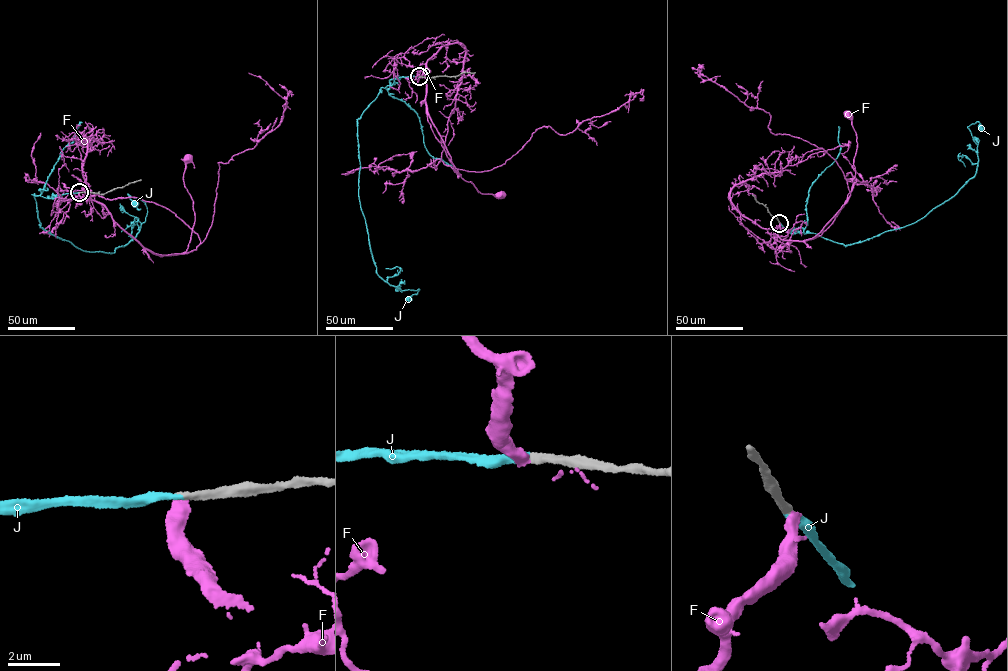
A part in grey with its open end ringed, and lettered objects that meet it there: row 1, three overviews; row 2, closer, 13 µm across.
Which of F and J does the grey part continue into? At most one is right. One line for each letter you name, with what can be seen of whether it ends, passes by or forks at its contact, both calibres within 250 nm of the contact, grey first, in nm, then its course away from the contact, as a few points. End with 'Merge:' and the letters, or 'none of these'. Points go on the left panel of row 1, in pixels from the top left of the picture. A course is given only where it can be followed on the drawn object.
J: it ends; calibres 300 and 240 nm; course (79, 192), (34, 196), (40, 226), (85, 251), (113, 253), (136, 236), (147, 209), (128, 194), (134, 204)
Merge: J

